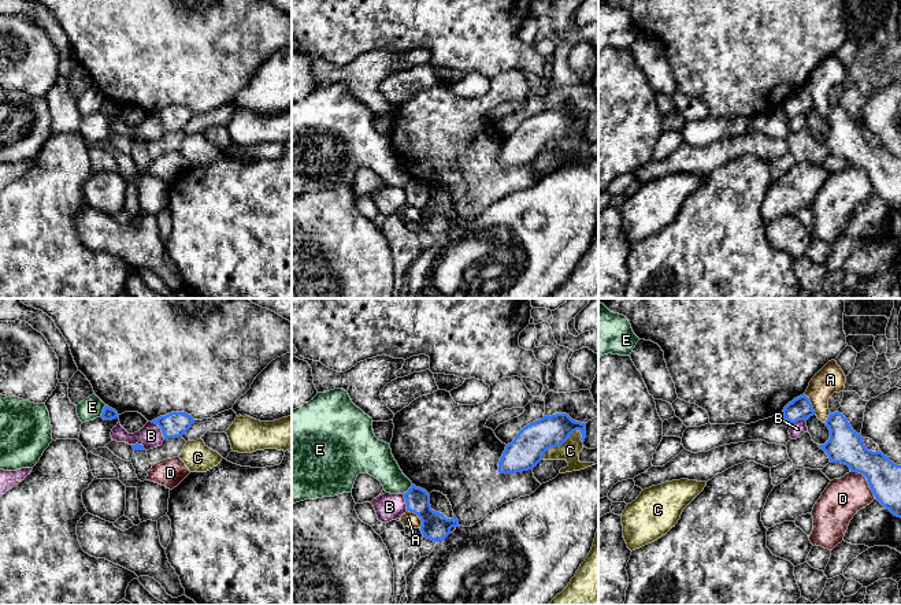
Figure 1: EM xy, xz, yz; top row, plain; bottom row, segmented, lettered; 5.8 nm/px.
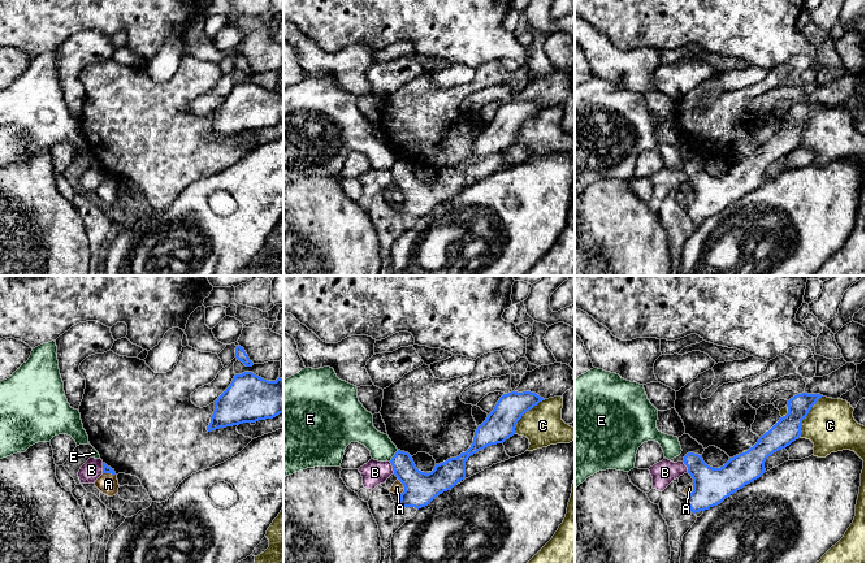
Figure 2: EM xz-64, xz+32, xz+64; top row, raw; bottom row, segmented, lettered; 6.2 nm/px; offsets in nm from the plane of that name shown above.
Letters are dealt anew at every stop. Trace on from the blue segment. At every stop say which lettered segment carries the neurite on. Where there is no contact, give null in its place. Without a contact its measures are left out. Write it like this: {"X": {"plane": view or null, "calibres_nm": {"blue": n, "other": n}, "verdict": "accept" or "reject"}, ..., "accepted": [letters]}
{"A": {"plane": "xz", "calibres_nm": {"blue": 160, "other": 90}, "verdict": "reject"}, "B": {"plane": "xy", "calibres_nm": {"blue": 150, "other": 140}, "verdict": "reject"}, "C": {"plane": "xz", "calibres_nm": {"blue": 200, "other": 120}, "verdict": "reject"}, "D": {"plane": "yz", "calibres_nm": {"blue": 200, "other": 240}, "verdict": "reject"}, "E": {"plane": "xy", "calibres_nm": {"blue": 80, "other": 130}, "verdict": "reject"}, "accepted": []}

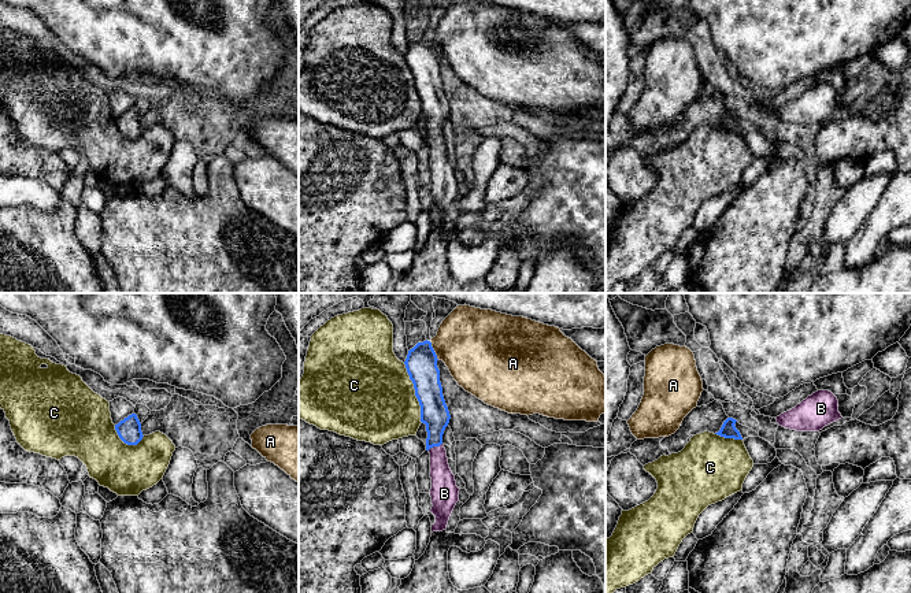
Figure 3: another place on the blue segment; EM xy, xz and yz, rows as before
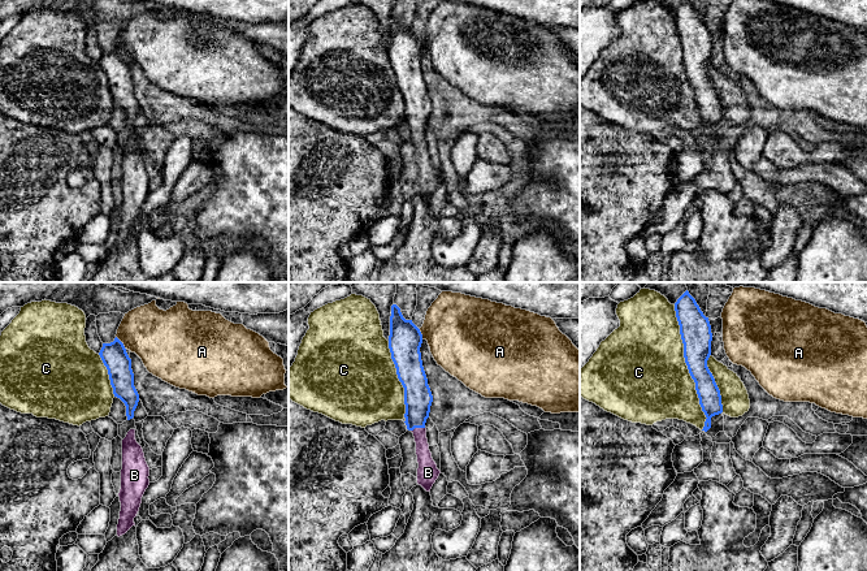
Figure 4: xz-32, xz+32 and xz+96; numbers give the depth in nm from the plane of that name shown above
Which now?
{"A": {"plane": "xz", "calibres_nm": {"blue": 190, "other": 420}, "verdict": "reject"}, "B": {"plane": "xz", "calibres_nm": {"blue": 170, "other": 140}, "verdict": "accept"}, "C": {"plane": "xz", "calibres_nm": {"blue": 190, "other": 480}, "verdict": "reject"}, "accepted": ["B"]}

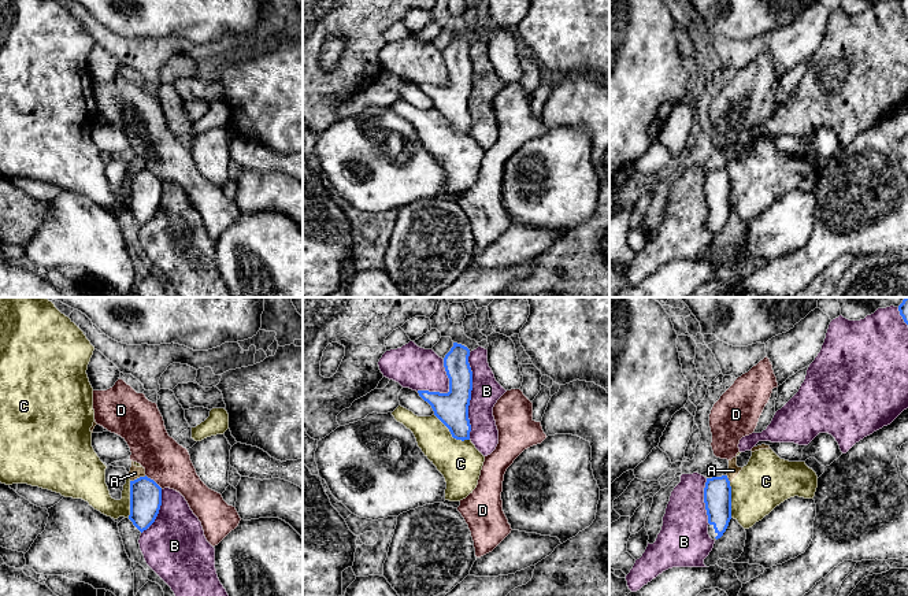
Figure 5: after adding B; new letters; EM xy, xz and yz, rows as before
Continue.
{"A": {"plane": "xy", "calibres_nm": {"blue": 190, "other": 70}, "verdict": "reject"}, "B": {"plane": "xz", "calibres_nm": {"blue": 190, "other": 170}, "verdict": "reject"}, "C": {"plane": "xz", "calibres_nm": {"blue": 190, "other": 260}, "verdict": "reject"}, "D": {"plane": "xy", "calibres_nm": {"blue": 190, "other": 260}, "verdict": "reject"}, "accepted": []}

